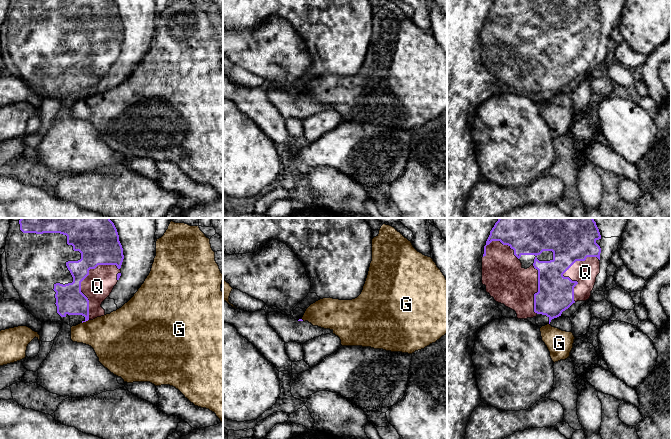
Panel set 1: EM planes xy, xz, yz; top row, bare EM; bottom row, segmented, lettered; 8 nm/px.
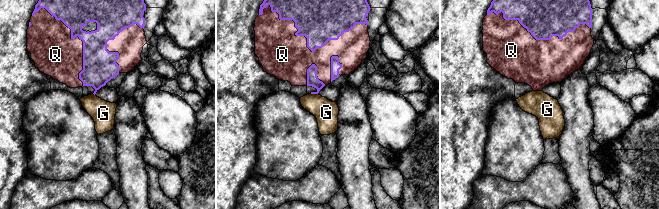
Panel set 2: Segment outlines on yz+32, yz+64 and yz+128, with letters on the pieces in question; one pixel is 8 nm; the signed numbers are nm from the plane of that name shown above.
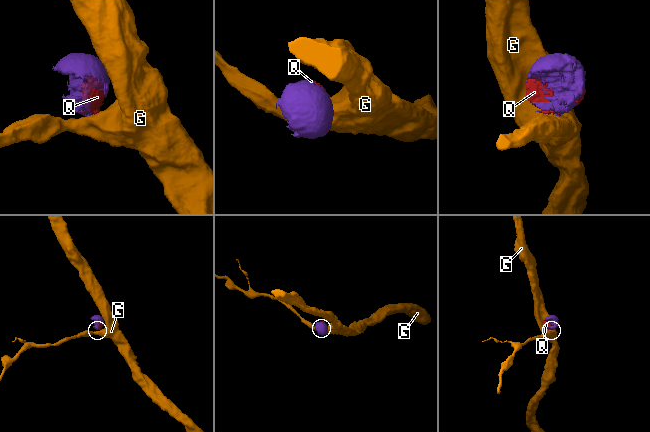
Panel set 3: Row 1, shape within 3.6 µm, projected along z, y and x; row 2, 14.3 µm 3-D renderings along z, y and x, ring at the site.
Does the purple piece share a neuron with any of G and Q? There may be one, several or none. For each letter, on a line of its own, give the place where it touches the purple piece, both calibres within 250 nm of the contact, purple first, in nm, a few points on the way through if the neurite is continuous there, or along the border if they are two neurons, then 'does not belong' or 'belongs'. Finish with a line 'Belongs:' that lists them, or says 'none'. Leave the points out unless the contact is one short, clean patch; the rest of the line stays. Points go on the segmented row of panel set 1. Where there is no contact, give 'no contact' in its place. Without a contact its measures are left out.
G: contact xy (85, 321); calibres 220 and 360 nm; border xy (88, 319), (82, 323); does not belong
Q: contact xy (81, 281); calibres 220 and 240 nm; belongs
Belongs: Q

